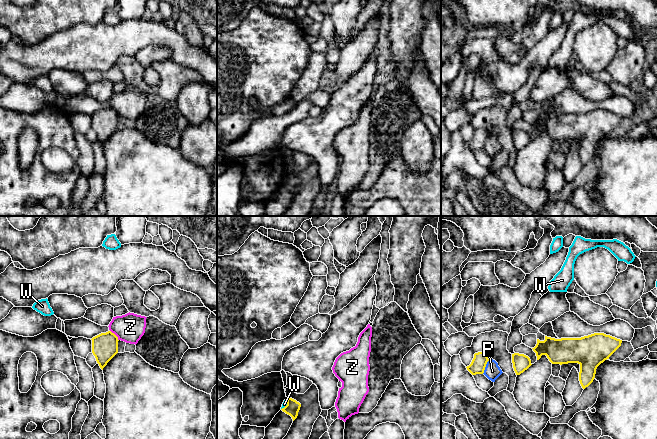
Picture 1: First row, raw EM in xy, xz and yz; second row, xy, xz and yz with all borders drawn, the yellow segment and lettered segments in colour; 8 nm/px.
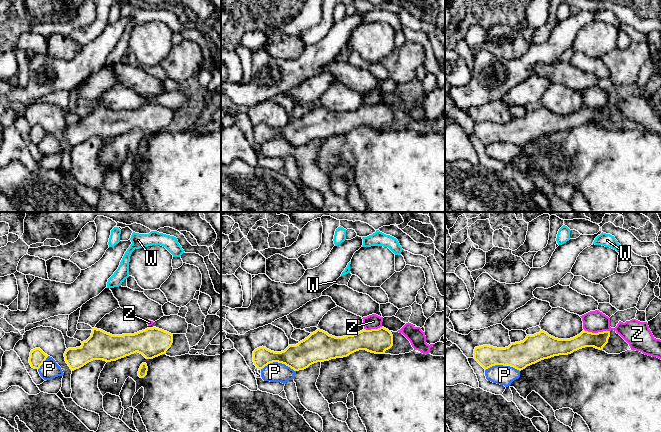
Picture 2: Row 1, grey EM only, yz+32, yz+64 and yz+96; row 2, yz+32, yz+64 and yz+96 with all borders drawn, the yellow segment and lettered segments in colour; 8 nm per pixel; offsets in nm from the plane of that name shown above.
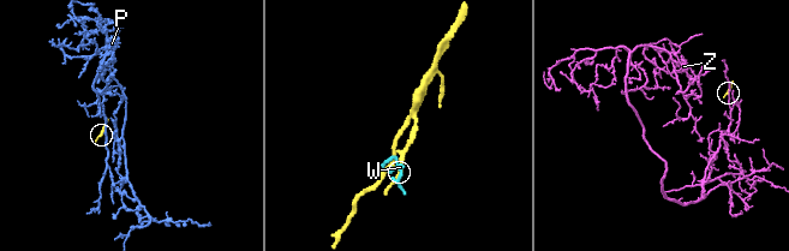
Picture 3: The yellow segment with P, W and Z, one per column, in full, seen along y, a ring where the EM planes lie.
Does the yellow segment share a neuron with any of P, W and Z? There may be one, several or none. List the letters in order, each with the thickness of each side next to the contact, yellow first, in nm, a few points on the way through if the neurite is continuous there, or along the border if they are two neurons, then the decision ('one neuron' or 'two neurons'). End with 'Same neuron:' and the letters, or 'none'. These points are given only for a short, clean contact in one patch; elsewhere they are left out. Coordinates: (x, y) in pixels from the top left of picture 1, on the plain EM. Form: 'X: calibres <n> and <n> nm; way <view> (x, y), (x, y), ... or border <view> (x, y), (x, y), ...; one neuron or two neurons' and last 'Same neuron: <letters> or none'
P: calibres 120 and 130 nm; two neurons
W: calibres 120 and 40 nm; border xz (287, 175), (287, 179), (281, 185); two neurons
Z: calibres 200 and 220 nm; border xy (110, 106), (118, 116); two neurons
Same neuron: none

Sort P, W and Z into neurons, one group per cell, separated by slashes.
P / W / Z

